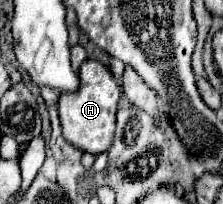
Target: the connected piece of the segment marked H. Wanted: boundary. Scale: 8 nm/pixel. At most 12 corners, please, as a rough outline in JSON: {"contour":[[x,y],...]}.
{"contour":[[85,60],[59,96],[63,136],[83,152],[111,148],[121,86]]}

